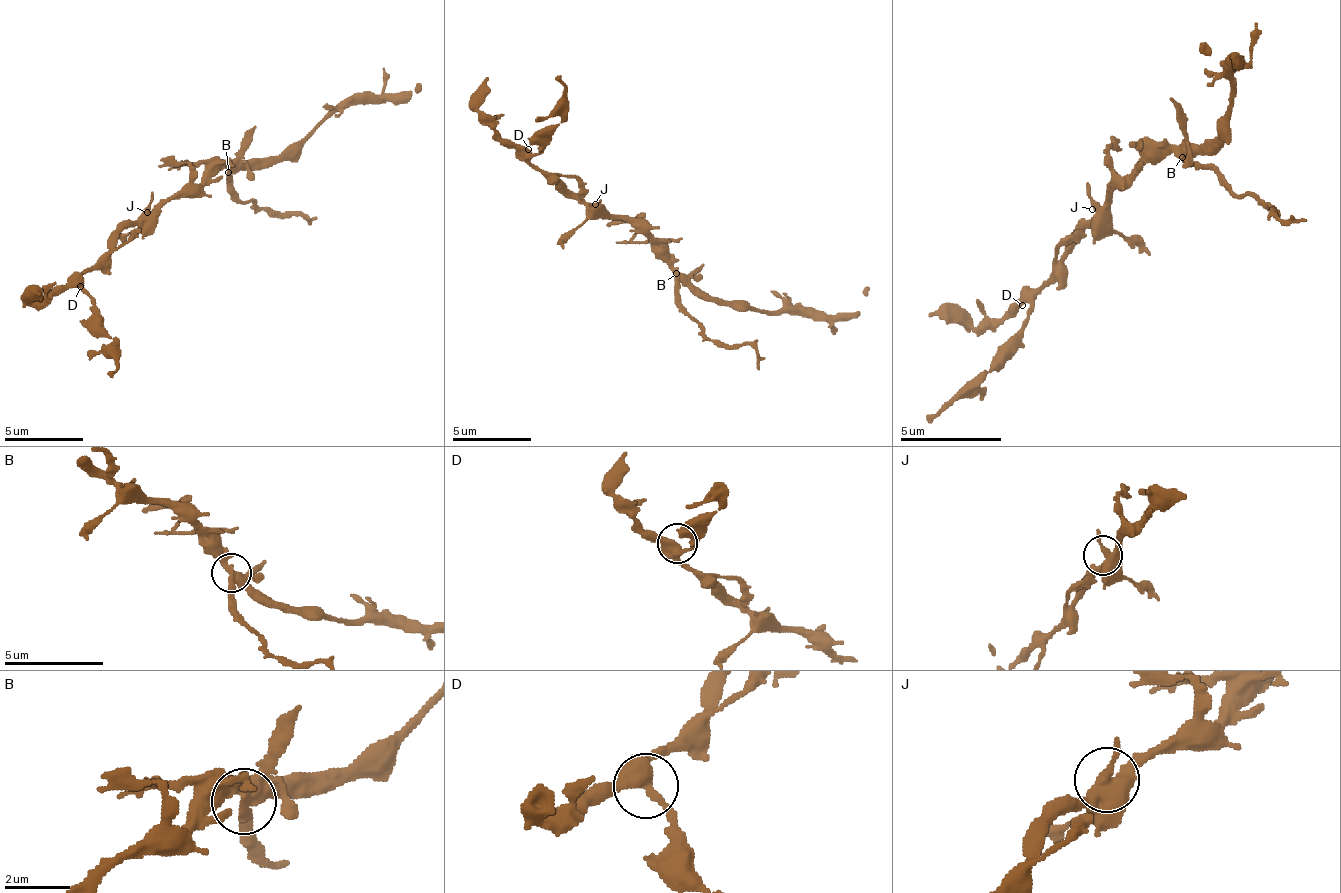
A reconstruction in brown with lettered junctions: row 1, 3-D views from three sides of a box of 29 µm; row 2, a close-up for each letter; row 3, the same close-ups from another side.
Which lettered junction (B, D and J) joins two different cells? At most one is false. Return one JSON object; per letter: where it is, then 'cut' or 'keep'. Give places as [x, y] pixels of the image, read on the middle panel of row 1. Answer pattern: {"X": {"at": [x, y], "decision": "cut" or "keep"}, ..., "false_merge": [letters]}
{"B": {"at": [676, 273], "decision": "cut"}, "D": {"at": [528, 149], "decision": "keep"}, "J": {"at": [595, 204], "decision": "keep"}, "false_merge": ["B"]}

